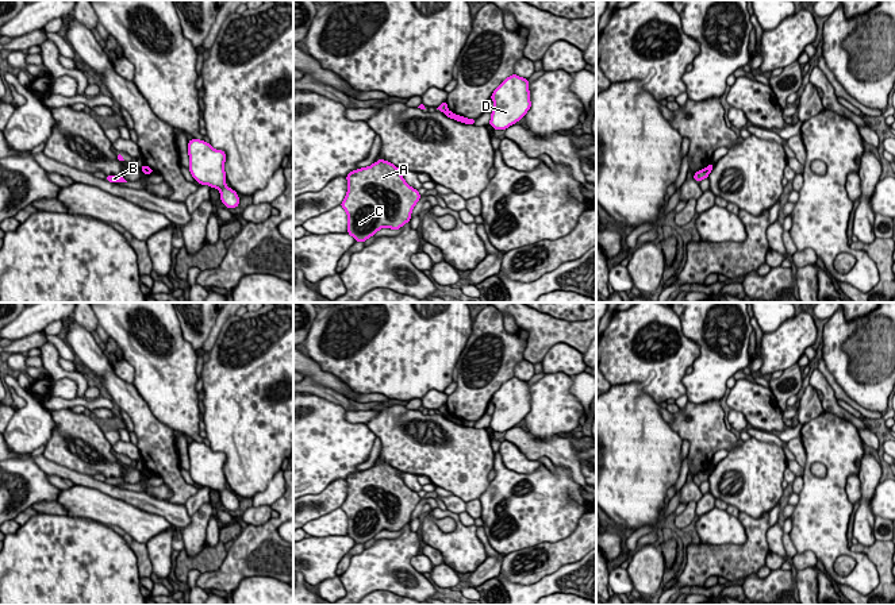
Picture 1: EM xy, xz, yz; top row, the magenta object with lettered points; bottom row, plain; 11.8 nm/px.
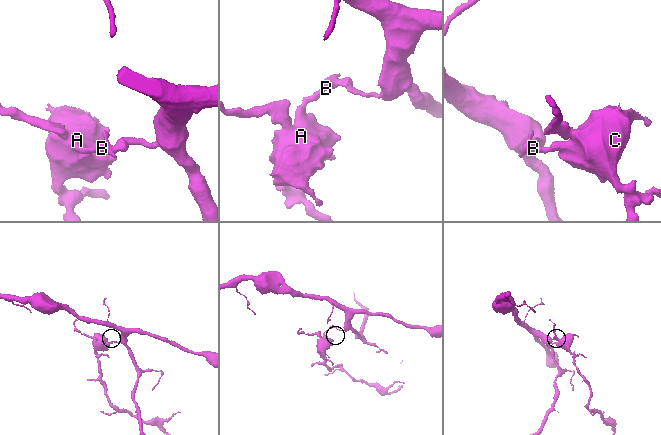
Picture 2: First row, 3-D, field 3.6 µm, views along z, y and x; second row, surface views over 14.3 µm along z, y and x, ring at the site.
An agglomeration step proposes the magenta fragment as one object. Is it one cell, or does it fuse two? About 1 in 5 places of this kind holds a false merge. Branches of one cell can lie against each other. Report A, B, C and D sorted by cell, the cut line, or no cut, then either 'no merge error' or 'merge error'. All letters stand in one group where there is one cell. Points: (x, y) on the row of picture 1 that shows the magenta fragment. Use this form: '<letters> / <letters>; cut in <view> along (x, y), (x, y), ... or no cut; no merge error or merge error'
A B C / D; cut in xy along (142, 166), (149, 173); merge error

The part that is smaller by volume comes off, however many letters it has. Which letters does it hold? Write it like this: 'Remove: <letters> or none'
Remove: A, B, C

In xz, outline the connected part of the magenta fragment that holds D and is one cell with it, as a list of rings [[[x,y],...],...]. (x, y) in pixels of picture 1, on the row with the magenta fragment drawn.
[[[516,74],[510,76],[493,90],[491,100],[495,108],[491,112],[489,126],[495,130],[506,130],[516,124],[531,107],[529,80]]]

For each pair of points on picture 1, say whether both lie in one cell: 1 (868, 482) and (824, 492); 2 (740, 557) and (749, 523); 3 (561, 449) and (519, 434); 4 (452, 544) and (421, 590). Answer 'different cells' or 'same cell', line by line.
1: different cells
2: same cell
3: same cell
4: different cells

